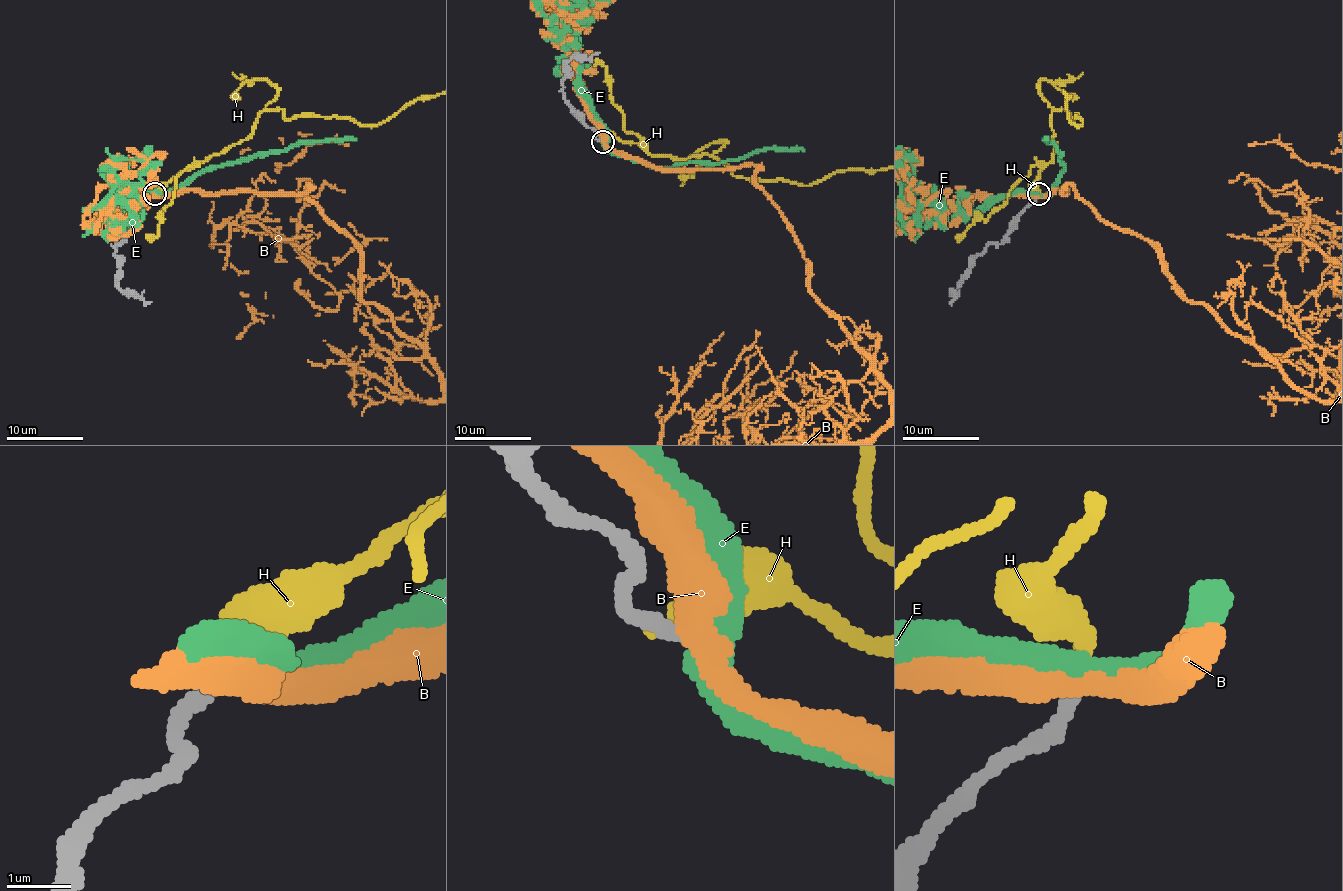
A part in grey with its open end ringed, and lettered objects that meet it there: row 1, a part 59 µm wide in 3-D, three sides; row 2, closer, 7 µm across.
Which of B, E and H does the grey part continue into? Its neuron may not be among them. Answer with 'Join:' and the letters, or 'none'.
Join: H

